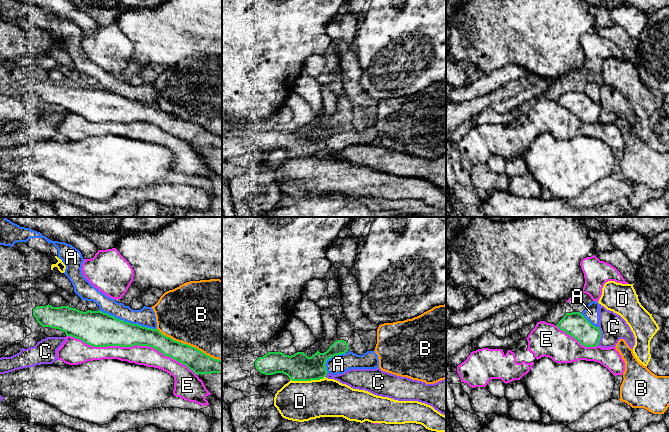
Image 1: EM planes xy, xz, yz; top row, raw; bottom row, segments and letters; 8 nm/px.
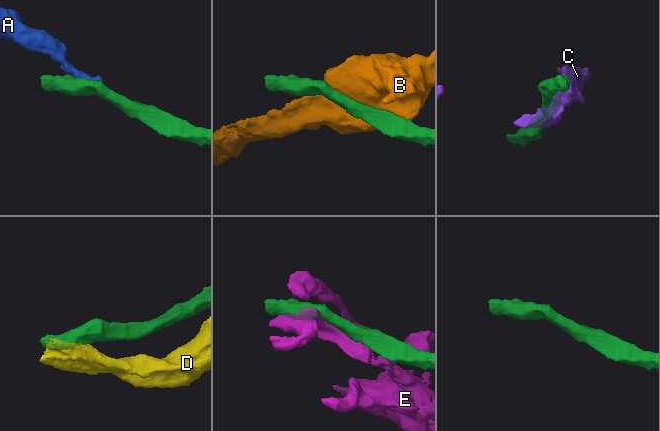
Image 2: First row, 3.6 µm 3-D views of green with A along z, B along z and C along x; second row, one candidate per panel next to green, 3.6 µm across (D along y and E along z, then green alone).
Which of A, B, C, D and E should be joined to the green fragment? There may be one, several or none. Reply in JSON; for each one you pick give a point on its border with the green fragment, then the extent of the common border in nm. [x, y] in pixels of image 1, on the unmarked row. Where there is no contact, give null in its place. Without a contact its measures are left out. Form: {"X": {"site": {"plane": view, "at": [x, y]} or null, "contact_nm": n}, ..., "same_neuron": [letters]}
{"same_neuron": []}

